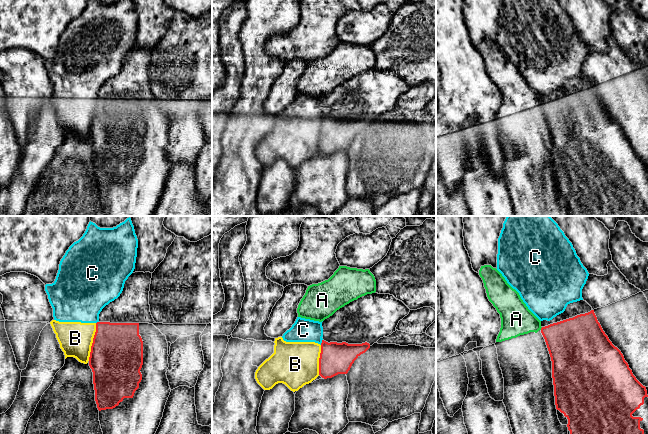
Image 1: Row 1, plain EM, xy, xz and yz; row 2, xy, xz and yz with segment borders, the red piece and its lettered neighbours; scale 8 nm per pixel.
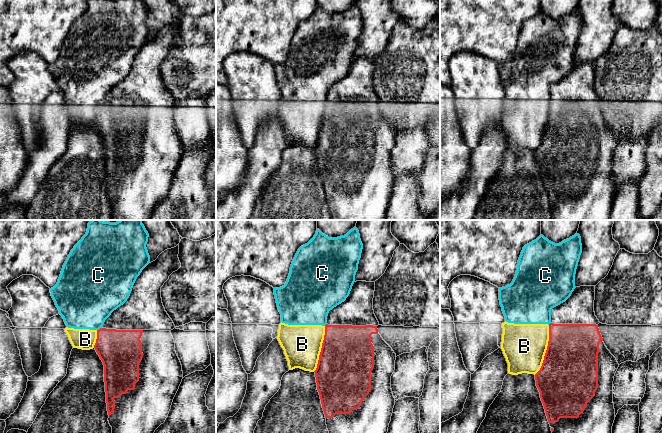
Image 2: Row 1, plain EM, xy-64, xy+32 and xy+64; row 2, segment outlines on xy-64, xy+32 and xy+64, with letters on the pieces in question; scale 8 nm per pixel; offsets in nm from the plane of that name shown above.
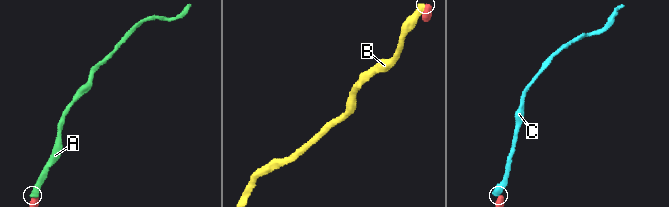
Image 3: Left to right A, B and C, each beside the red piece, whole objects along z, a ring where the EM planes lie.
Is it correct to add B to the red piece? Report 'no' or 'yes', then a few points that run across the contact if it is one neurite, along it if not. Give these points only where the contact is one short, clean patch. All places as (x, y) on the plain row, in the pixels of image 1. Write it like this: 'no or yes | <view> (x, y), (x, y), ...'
no

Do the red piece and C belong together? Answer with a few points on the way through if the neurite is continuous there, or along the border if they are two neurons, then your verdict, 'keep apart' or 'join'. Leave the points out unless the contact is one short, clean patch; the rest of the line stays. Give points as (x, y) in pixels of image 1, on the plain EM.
along xz (322, 115), (320, 120) | keep apart

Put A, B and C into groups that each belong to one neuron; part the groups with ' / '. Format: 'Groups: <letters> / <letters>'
Groups: A / B C

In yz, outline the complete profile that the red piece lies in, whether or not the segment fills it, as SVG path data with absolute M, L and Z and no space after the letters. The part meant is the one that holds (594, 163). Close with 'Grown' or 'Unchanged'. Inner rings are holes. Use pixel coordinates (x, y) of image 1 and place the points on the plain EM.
M594 86L542 103L541 109L552 137L552 154L558 195L562 201L568 203L569 216L648 216L648 171L646 163L636 155L621 127L609 116L598 98Z. Grown

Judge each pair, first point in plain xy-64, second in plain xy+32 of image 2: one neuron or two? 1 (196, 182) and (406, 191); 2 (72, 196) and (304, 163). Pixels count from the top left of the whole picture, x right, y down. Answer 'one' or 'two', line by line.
1: one
2: one

